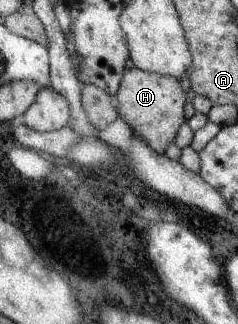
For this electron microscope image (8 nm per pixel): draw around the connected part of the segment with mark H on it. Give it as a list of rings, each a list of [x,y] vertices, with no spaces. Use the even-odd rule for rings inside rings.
[[[125,69],[122,87],[116,94],[120,116],[155,150],[162,154],[169,144],[174,143],[178,128],[184,124],[184,106],[186,92],[182,90],[176,77],[143,71],[142,69]]]

